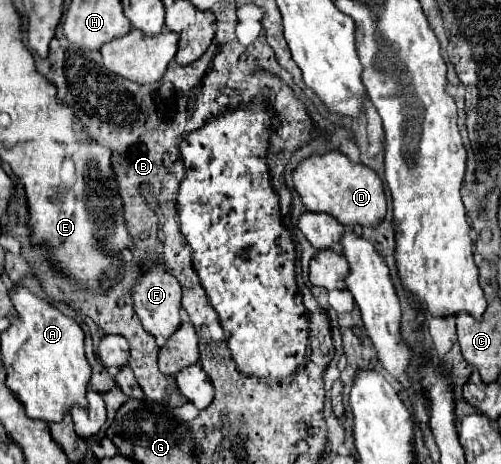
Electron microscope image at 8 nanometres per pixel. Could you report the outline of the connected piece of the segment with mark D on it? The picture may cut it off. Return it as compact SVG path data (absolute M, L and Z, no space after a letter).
M327 151L323 155L311 155L303 159L291 173L293 189L301 197L301 203L309 211L331 213L339 223L353 225L377 225L385 217L385 193L377 173L363 163L353 163L339 151Z

